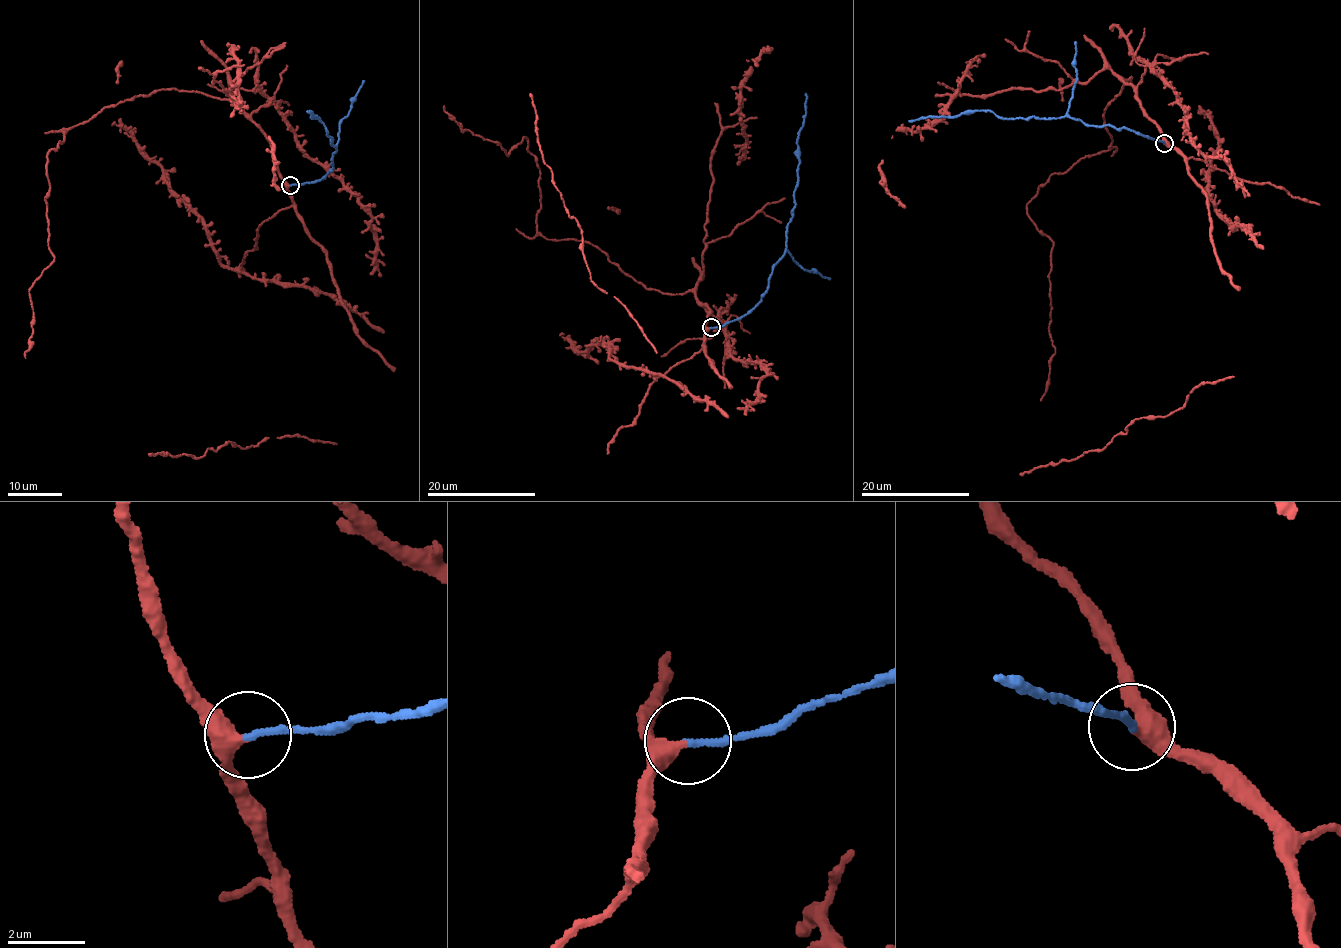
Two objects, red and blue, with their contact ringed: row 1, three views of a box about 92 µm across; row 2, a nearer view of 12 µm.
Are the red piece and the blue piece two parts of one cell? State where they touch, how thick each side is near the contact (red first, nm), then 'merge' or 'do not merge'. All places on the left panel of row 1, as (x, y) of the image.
at (290, 185); 340 nm thick on the red side, 160 nm on the other; merge

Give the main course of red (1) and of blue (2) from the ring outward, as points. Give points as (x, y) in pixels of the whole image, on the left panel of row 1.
1: (290, 185), (250, 116), (198, 92), (155, 90), (63, 130), (45, 163), (54, 260), (28, 292), (25, 357)
2: (290, 185), (318, 182), (333, 168), (331, 159), (336, 149), (330, 143), (332, 139), (321, 120), (307, 111)

